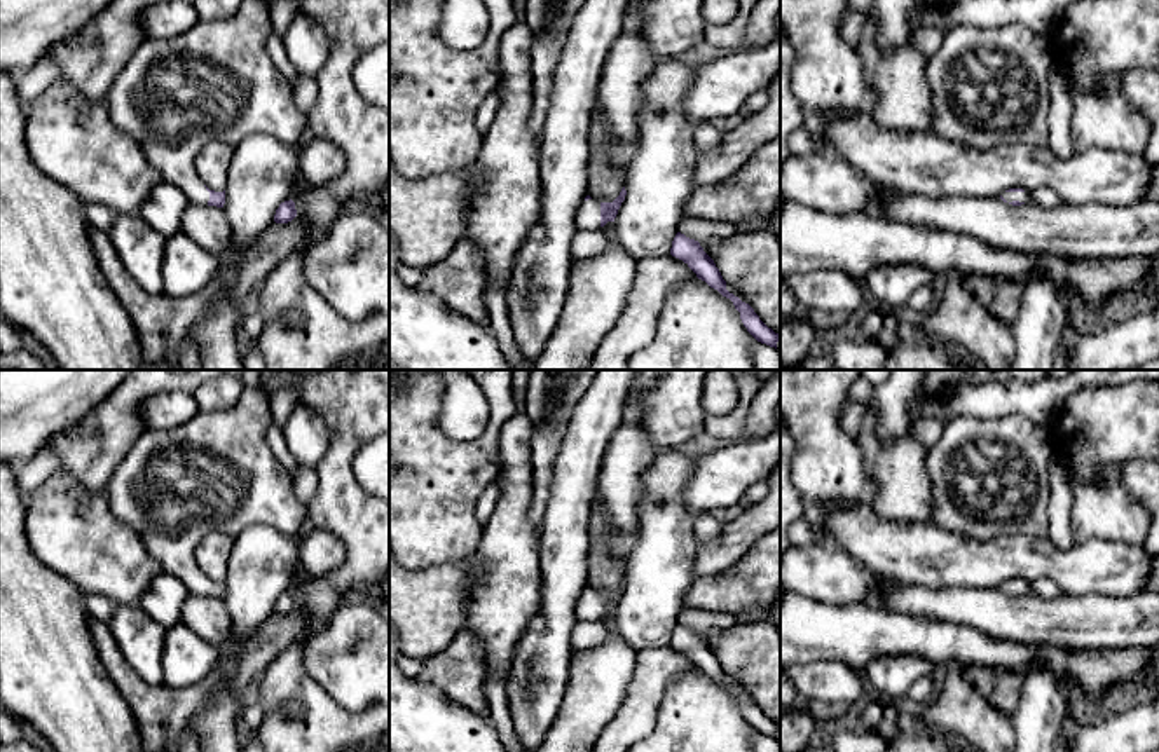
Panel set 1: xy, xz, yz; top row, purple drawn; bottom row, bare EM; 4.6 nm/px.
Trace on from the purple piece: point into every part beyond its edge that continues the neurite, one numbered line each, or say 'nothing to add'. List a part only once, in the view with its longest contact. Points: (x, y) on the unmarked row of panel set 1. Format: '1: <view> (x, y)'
1: xz (587, 608)

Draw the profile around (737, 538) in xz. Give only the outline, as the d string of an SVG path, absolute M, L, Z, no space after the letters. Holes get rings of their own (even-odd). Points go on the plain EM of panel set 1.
M780 462L768 478L768 496L733 522L724 523L712 543L696 543L693 571L696 578L717 576L738 564L766 534L780 527Z

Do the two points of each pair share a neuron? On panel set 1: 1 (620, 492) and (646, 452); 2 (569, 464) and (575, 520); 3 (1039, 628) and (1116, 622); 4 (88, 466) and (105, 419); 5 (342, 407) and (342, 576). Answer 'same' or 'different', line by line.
1: same
2: same
3: same
4: same
5: same

